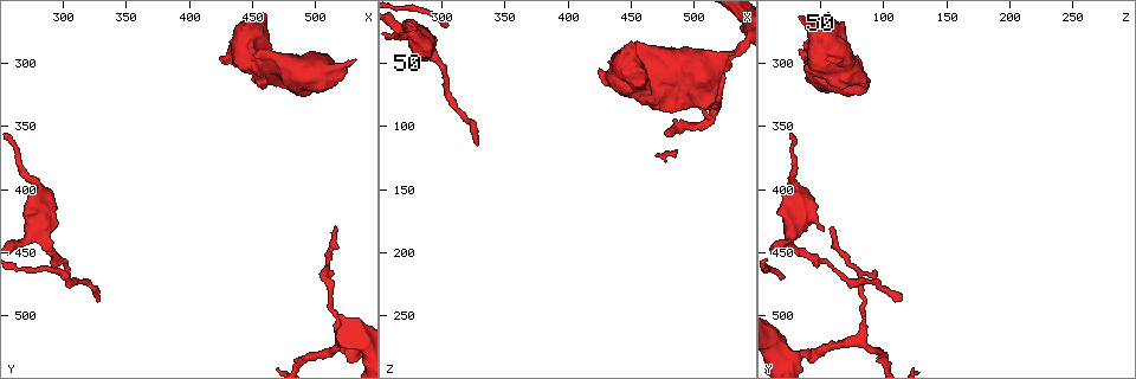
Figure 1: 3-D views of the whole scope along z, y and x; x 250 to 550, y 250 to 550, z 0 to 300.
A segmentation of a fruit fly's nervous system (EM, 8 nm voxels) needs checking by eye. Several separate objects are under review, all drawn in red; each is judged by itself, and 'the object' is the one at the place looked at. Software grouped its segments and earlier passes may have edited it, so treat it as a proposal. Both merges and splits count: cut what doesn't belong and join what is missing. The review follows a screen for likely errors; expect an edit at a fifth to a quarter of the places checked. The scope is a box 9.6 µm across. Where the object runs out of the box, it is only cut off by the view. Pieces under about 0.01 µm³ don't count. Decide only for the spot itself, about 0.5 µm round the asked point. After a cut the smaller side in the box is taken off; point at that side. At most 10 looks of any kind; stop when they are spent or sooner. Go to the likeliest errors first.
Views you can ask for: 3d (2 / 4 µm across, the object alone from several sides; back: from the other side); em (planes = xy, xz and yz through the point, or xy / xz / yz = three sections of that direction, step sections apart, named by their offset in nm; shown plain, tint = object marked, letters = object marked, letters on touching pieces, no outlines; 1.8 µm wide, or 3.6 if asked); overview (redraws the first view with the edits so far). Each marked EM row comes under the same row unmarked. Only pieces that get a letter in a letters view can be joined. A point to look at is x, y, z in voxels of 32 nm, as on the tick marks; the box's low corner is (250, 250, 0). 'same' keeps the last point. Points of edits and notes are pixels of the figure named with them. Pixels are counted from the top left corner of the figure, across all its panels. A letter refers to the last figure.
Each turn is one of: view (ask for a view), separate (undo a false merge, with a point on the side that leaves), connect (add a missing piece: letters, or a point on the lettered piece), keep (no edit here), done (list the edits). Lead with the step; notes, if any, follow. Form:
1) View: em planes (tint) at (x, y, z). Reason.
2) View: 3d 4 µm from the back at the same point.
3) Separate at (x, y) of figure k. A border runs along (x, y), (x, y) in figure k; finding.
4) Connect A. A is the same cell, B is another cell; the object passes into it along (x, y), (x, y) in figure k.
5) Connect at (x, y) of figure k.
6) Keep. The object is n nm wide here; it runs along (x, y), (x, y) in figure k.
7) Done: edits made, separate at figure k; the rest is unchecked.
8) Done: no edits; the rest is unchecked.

View: em planes (letters) at (276, 430, 54). An open end.

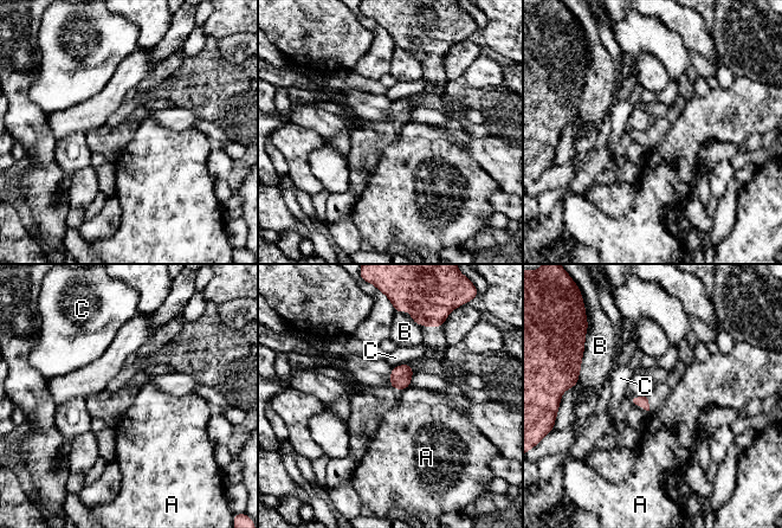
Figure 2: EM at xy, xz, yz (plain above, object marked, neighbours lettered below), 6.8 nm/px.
Keep. A, B and C are other cells; a border runs along (408, 386), (402, 391) in figure 2; none of them fits.

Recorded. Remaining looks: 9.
View: em 3.6 µm planes (letters) at (516, 428, 60). Branch stops here.

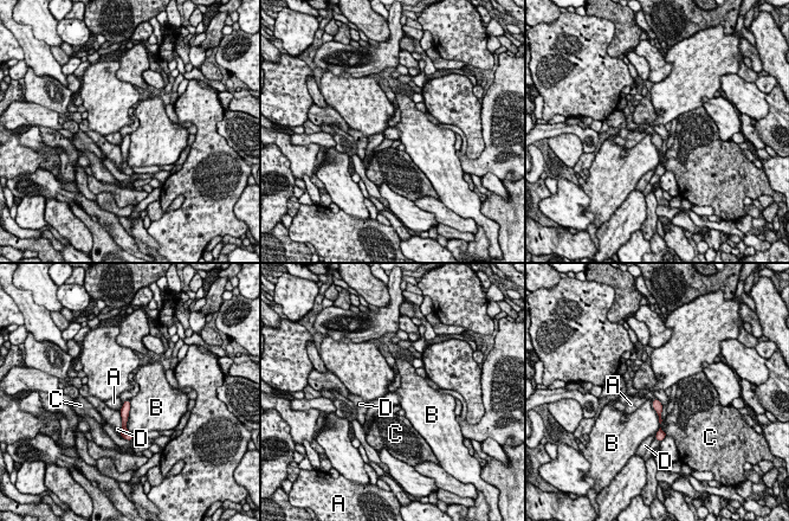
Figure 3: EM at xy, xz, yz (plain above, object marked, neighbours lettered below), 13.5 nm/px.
Keep. A, B, C and D are other cells; a border runs along (129, 400), (127, 429), (130, 433) in figure 3; no lettered piece goes on from it.

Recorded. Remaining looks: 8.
View: 3d 2 µm at (328, 488, 114). Long arm stops here.

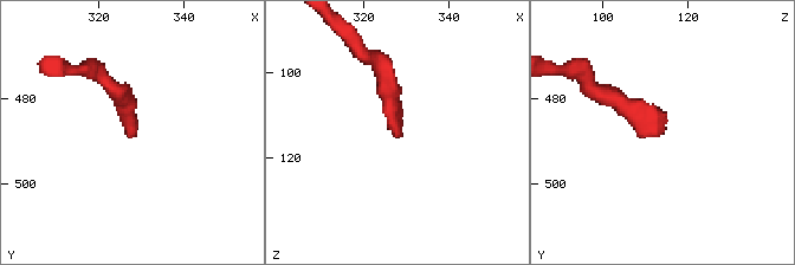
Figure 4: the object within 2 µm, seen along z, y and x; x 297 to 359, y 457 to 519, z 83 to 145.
View: em xz step 8 (tint) at (328, 487, 115). Need the tissue.

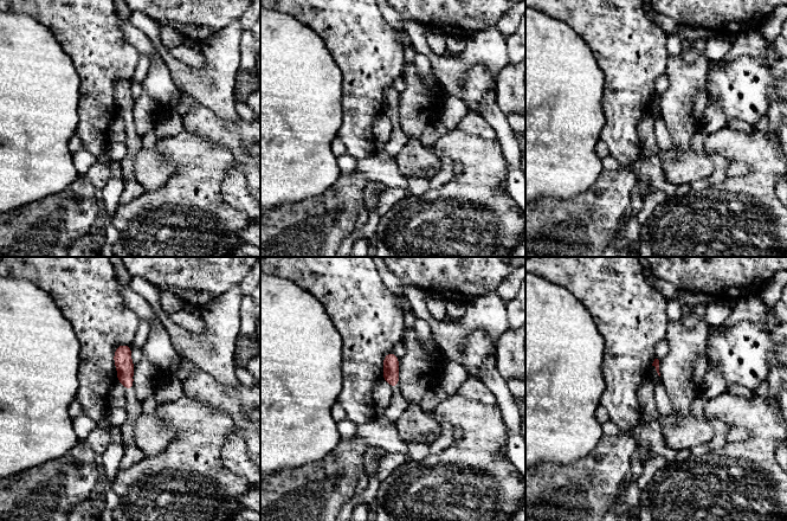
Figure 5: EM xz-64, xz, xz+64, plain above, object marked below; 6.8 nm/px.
View: em planes (letters) at the same point.

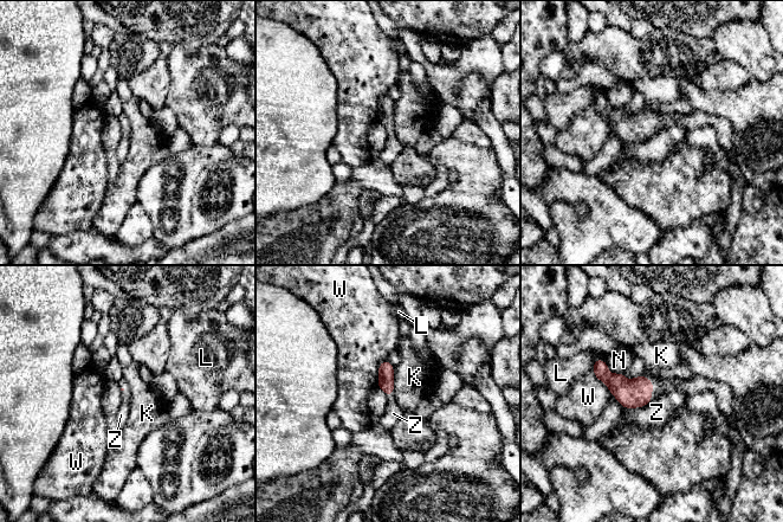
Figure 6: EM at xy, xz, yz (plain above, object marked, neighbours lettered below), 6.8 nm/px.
Keep. K, L, N, W and Z are other cells; a border runs along (651, 400), (642, 406), (631, 408) in figure 6; no lettered piece goes on from it.

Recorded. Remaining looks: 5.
View: 3d 4 µm from the back at (448, 272, 52). Calibre changes.

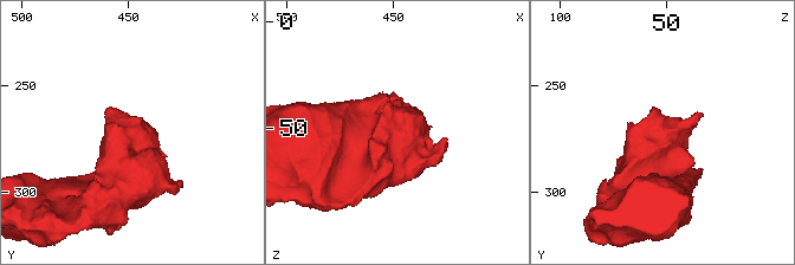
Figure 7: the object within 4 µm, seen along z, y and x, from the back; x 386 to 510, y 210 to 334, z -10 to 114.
View: em yz step 4 (tint) at (446, 273, 51).

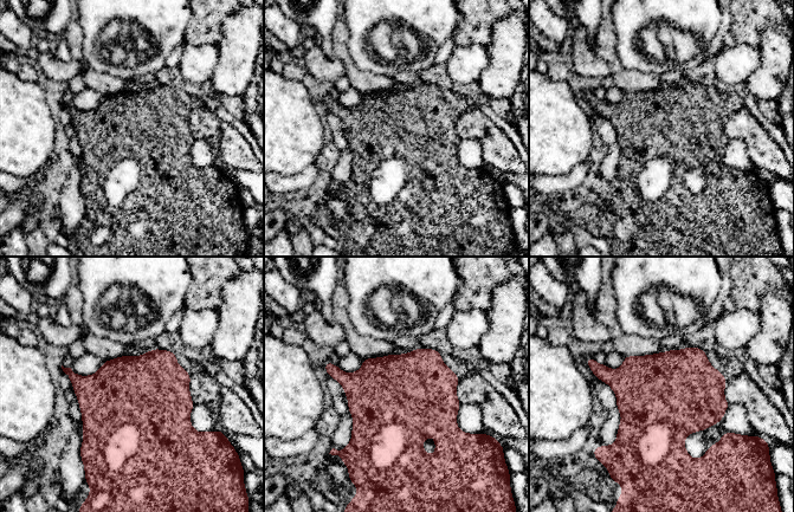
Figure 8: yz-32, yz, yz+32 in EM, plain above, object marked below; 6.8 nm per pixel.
View: em planes (letters) at the same point.

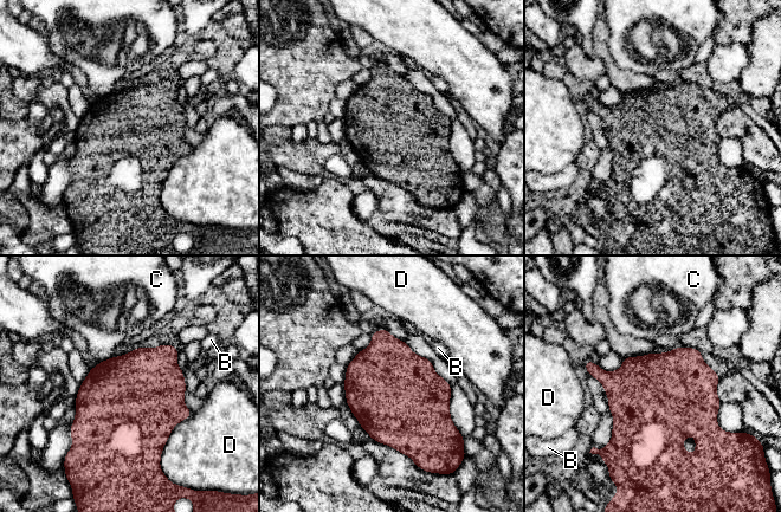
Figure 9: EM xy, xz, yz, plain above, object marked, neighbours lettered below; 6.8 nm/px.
Keep. B, C and D are other cells; a border runs along (113, 355), (99, 362) in figure 9; continuous, no second neuron.

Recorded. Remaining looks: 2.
Done: no edits; the rest is unchecked.

